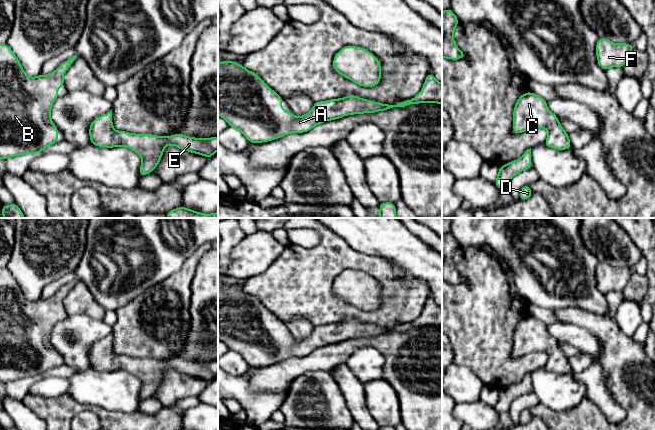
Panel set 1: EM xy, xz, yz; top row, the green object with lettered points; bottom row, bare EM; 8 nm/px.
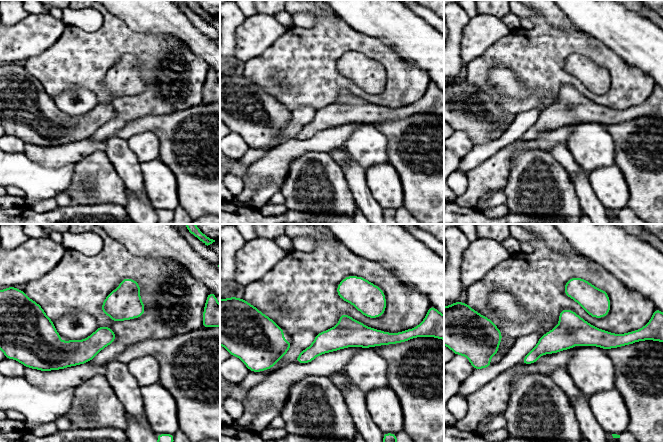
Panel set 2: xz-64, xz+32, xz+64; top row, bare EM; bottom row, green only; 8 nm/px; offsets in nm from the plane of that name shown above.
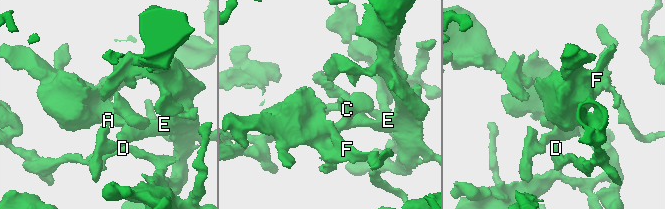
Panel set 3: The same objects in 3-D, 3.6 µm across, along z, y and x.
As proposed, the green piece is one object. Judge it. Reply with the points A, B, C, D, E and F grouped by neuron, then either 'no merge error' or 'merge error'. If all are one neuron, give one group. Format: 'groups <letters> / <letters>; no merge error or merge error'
groups A B C D E F; no merge error

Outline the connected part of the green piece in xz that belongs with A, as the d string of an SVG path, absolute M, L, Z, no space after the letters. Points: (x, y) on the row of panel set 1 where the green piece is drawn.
M228 60L218 63L218 115L230 127L240 130L251 144L272 141L290 133L308 132L318 124L347 115L375 113L420 103L442 105L442 83L429 72L420 93L411 100L397 104L382 104L356 95L348 95L344 98L315 102L312 109L300 117L294 116L291 110L283 111L282 100L283 98L266 85L256 73L245 69L242 64Z

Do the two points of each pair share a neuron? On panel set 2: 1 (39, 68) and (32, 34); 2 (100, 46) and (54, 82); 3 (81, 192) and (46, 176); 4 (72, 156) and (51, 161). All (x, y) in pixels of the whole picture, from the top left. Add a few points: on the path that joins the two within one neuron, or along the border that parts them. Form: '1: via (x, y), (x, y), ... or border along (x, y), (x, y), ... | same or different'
1: border along (55, 42), (26, 60) | different
2: via (89, 55), (78, 58), (65, 71) | same
3: border along (74, 164), (74, 176), (71, 183), (63, 191) | different
4: via (67, 156), (56, 156) | same

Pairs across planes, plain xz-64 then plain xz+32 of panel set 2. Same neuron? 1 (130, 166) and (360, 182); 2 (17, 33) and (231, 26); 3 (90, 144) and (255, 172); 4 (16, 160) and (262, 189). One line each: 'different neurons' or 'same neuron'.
1: same neuron
2: different neurons
3: same neuron
4: same neuron

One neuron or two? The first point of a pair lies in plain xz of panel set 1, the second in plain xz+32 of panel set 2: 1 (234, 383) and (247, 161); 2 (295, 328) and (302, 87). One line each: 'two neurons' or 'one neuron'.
1: two neurons
2: two neurons

